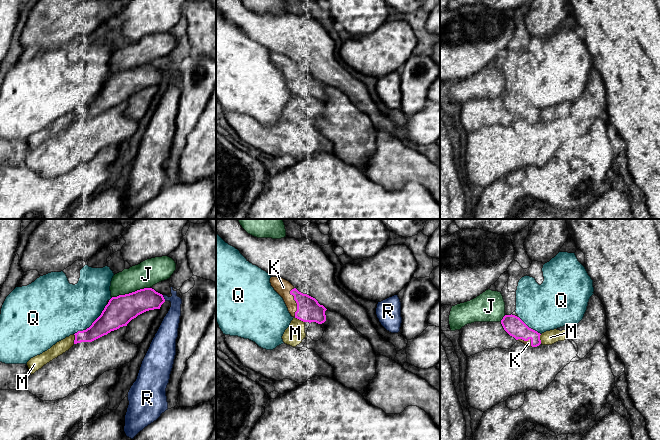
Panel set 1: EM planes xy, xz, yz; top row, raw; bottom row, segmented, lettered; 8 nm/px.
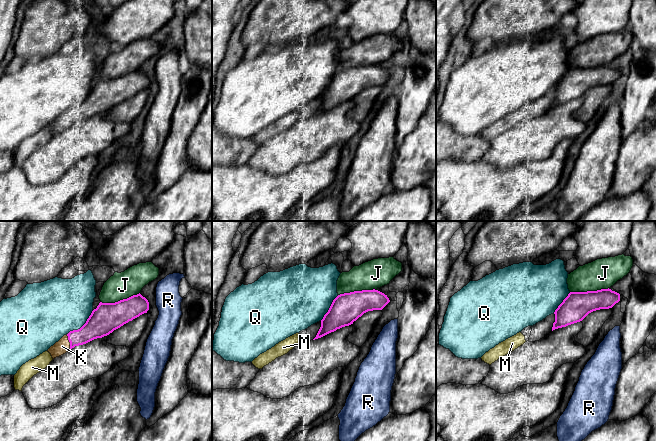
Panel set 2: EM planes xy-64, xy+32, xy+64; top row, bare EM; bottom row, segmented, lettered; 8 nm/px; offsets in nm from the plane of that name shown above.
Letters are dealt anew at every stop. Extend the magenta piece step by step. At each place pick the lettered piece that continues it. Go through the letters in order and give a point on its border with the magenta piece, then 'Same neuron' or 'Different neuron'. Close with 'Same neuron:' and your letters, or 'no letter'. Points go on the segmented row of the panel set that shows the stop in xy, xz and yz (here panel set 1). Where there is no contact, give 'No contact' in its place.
J: Touches magenta at xy (130, 293). Different neuron
K: Touches magenta at xz (296, 302). Same neuron
M: Touches magenta at xz (299, 319). Different neuron
Q: Touches magenta at xy (92, 323). Different neuron
R: Touches magenta at xy (163, 298). Different neuron
Same neuron: K

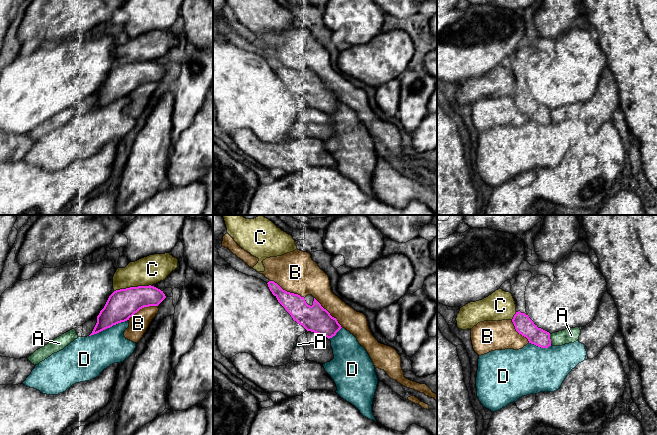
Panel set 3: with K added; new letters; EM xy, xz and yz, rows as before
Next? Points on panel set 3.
A: Touches magenta at yz (550, 339). Different neuron
B: Touches magenta at xz (286, 291). Different neuron
C: Touches magenta at xy (132, 287). Different neuron
D: Touches magenta at xy (108, 327). Different neuron
Same neuron: no letter

